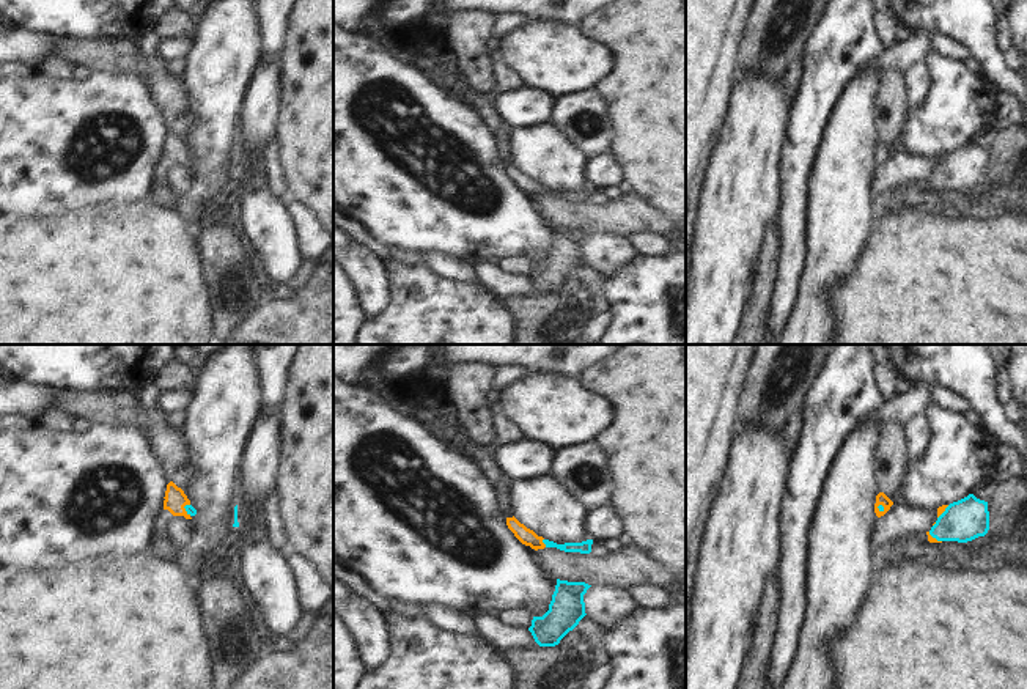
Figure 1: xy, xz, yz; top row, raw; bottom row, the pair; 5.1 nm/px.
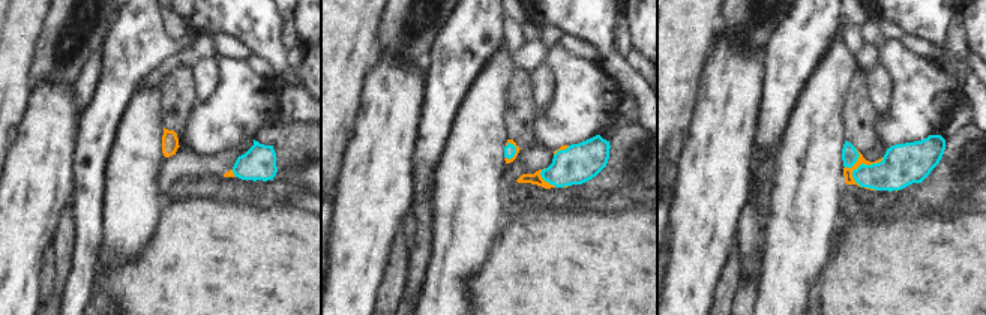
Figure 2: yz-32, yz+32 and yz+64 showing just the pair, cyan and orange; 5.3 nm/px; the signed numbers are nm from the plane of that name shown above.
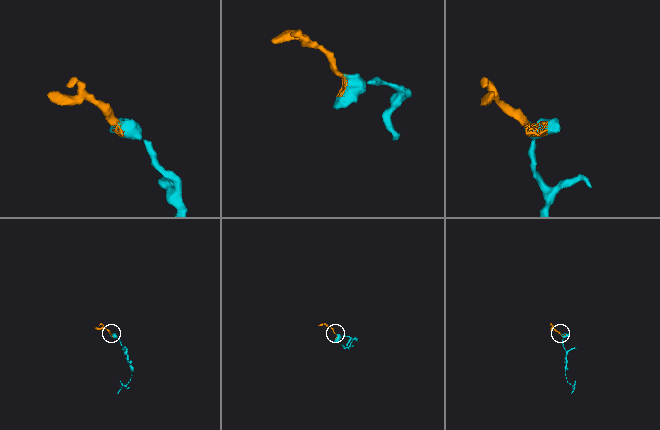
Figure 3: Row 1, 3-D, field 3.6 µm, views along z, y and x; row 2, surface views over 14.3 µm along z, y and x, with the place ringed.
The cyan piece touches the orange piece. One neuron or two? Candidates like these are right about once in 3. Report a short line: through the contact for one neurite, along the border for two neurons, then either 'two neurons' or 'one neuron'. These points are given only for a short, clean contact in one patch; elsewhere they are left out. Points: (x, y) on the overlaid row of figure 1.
line xz (585, 546), (557, 546), (543, 541), (533, 541), (527, 537); one neuron

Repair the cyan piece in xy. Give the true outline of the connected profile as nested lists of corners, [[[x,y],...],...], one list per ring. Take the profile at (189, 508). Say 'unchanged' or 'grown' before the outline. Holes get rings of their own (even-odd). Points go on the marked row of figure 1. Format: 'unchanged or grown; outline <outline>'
grown; outline [[[173,481],[167,485],[164,499],[164,510],[168,510],[173,516],[184,516],[186,519],[192,519],[197,514],[197,510],[190,505],[190,500],[184,491]]]

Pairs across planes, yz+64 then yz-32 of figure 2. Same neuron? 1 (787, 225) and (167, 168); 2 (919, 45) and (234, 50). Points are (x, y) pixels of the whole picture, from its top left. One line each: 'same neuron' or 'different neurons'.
1: different neurons
2: same neuron

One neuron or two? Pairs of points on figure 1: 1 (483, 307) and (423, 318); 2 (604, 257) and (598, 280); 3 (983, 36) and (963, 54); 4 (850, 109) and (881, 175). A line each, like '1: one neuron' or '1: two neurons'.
1: one neuron
2: two neurons
3: two neurons
4: two neurons

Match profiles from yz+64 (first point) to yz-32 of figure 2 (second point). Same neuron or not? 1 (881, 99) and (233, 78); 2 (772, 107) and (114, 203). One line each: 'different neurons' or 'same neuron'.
1: different neurons
2: different neurons

